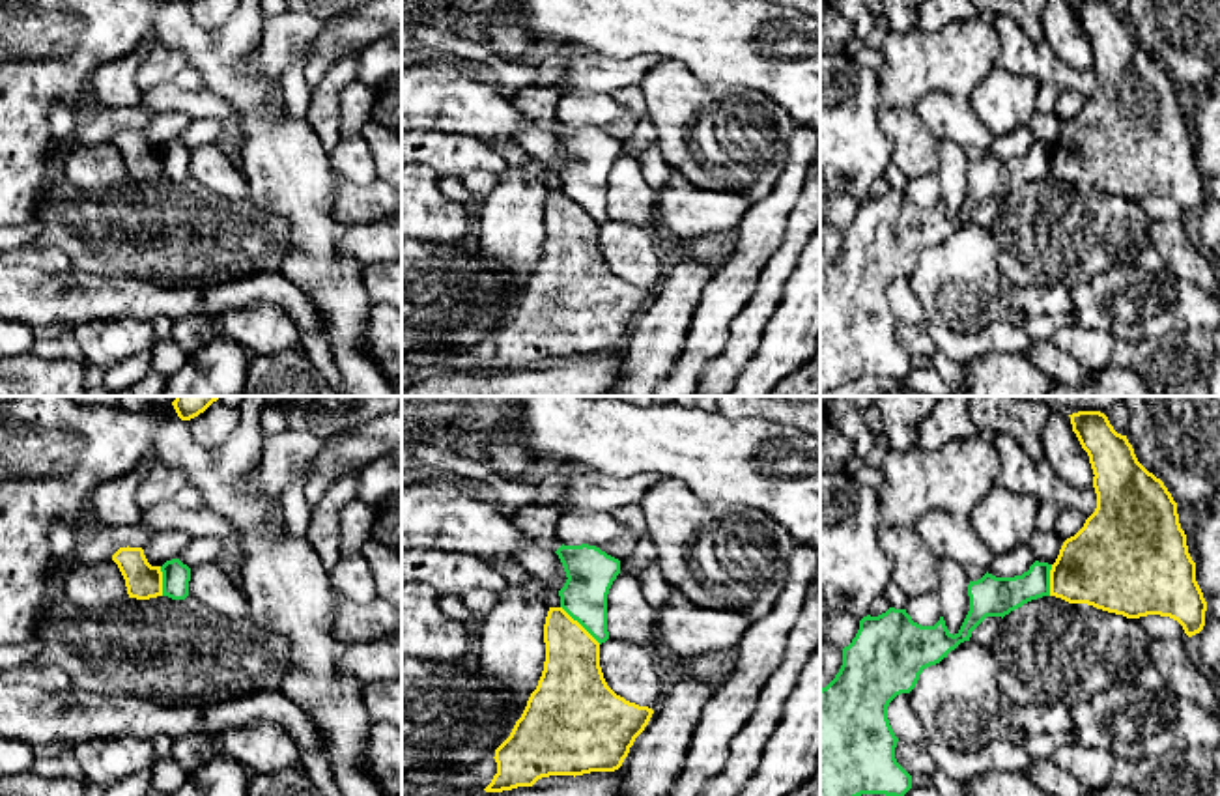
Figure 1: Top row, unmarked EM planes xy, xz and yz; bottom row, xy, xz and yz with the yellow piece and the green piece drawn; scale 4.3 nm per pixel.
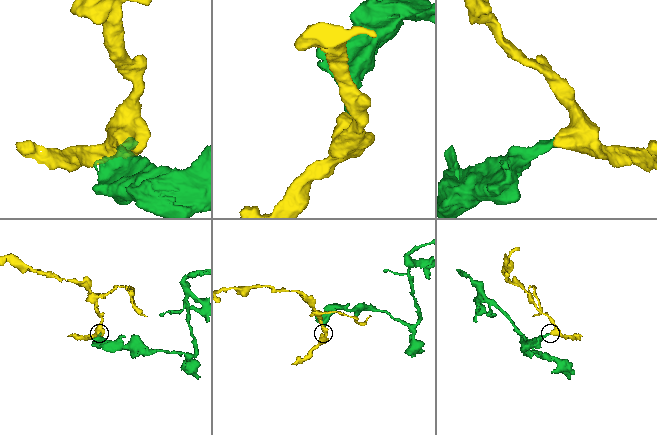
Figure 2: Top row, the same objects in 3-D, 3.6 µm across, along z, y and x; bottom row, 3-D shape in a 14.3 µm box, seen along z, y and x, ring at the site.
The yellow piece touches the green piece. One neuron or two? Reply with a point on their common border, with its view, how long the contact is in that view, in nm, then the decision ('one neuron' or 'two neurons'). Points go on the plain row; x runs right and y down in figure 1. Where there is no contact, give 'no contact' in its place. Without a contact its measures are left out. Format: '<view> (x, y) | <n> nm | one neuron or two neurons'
xz (580, 206) | 240 nm | two neurons

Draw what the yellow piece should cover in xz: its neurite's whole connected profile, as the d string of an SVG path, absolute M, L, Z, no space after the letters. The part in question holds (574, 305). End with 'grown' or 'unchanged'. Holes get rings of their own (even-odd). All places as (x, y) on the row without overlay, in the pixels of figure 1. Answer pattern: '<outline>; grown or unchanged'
M549 189L544 224L542 258L510 318L495 331L497 355L486 374L532 368L549 357L615 353L654 295L607 267L600 249L600 224L562 189Z; unchanged

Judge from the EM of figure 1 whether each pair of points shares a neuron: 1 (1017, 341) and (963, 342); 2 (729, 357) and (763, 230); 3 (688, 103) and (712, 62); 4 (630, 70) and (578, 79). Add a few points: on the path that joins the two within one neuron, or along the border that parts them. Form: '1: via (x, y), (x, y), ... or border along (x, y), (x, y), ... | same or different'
1: via (1004, 341), (976, 342) | same
2: border along (763, 268), (753, 296), (733, 320), (725, 348) | different
3: border along (664, 58), (684, 64), (703, 83), (744, 88) | different
4: via (617, 73), (591, 73) | same

